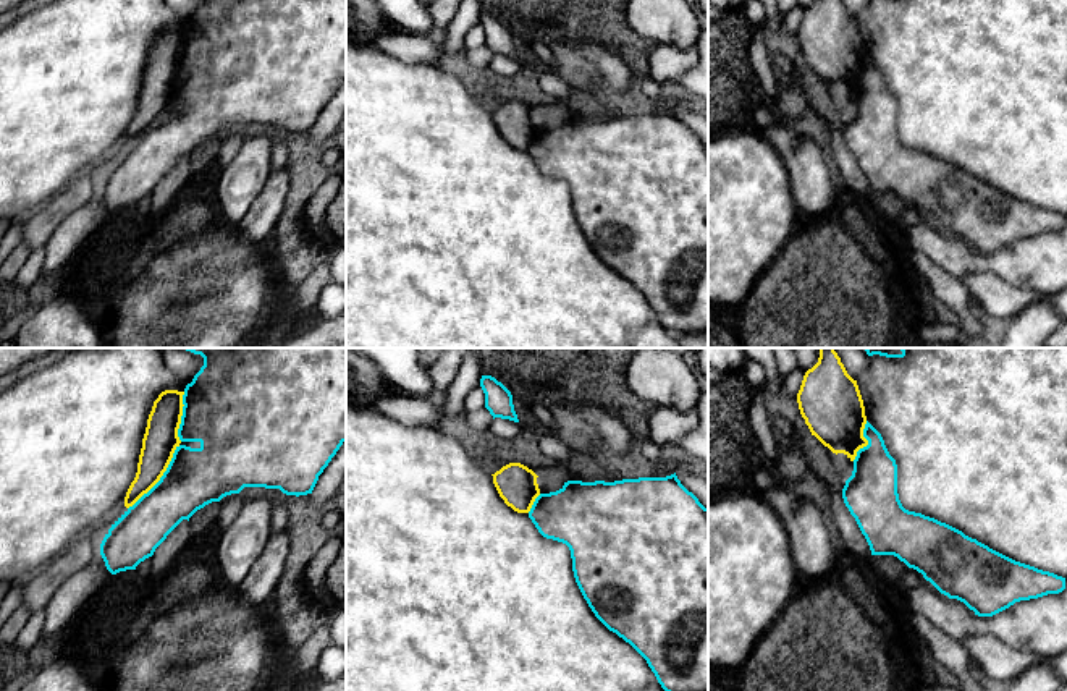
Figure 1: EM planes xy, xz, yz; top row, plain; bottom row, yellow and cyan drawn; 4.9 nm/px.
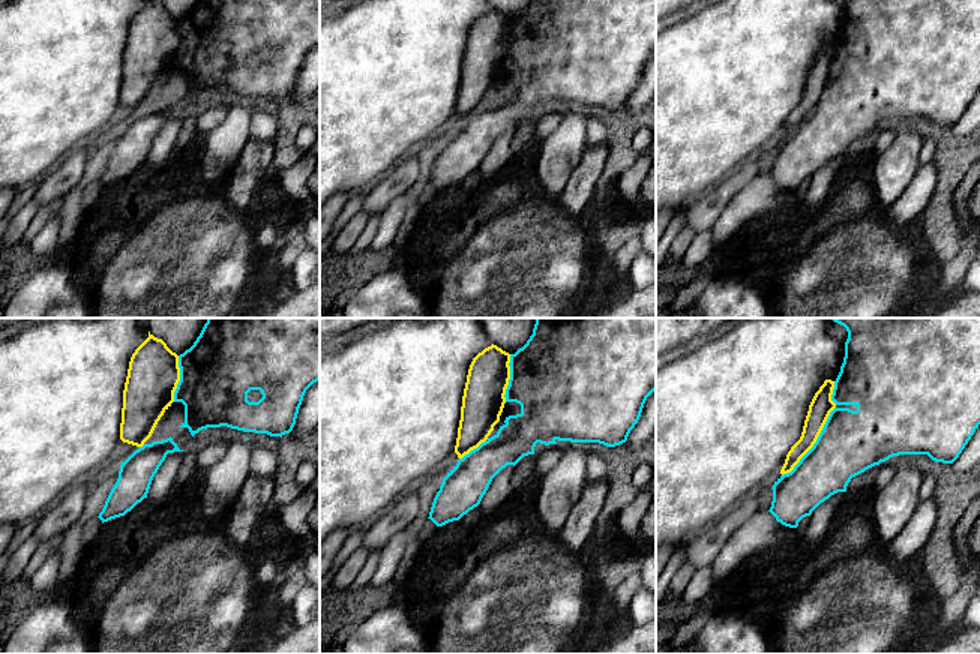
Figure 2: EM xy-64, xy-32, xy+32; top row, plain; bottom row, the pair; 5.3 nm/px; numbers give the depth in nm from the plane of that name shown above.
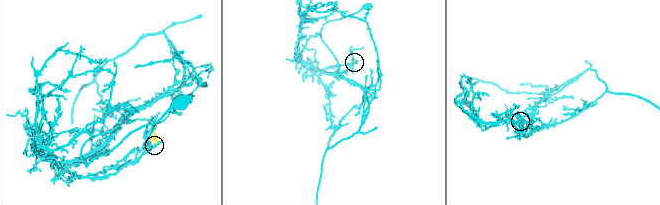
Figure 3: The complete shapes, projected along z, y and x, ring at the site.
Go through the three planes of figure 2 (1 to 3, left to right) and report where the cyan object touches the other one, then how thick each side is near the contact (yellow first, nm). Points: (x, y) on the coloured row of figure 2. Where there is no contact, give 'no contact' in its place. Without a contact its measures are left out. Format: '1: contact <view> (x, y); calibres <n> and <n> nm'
1: contact xy-64 (179, 378); calibres 280 and 400 nm
2: contact xy-32 (509, 378); calibres 220 and 480 nm
3: contact xy+32 (815, 441); calibres 120 and 340 nm

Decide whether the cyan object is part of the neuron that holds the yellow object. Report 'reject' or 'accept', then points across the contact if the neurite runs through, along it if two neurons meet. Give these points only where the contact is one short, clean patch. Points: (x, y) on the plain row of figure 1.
reject

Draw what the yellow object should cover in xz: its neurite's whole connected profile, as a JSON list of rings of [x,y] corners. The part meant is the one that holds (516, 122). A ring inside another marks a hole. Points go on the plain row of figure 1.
[[[509,100],[496,108],[493,121],[508,144],[517,150],[529,150],[540,133],[537,112],[521,100]]]

